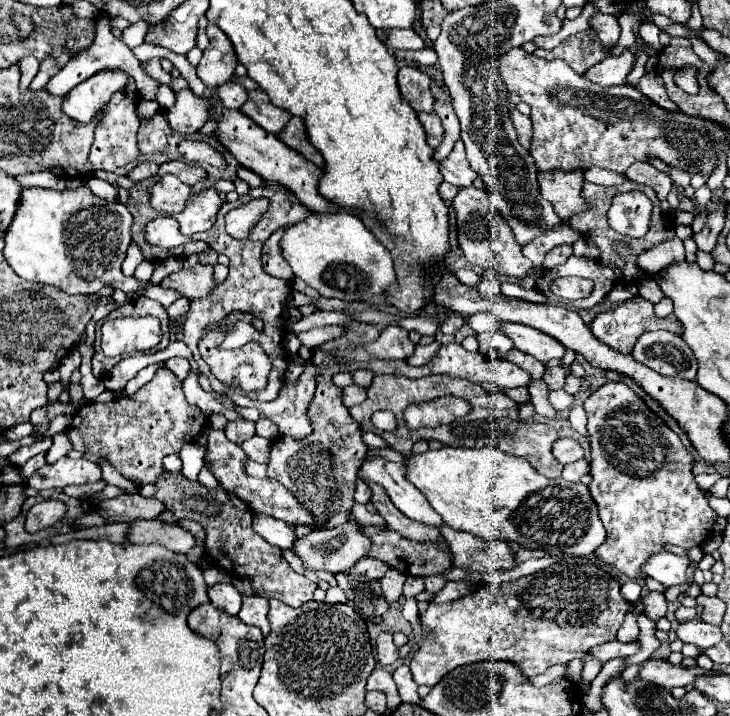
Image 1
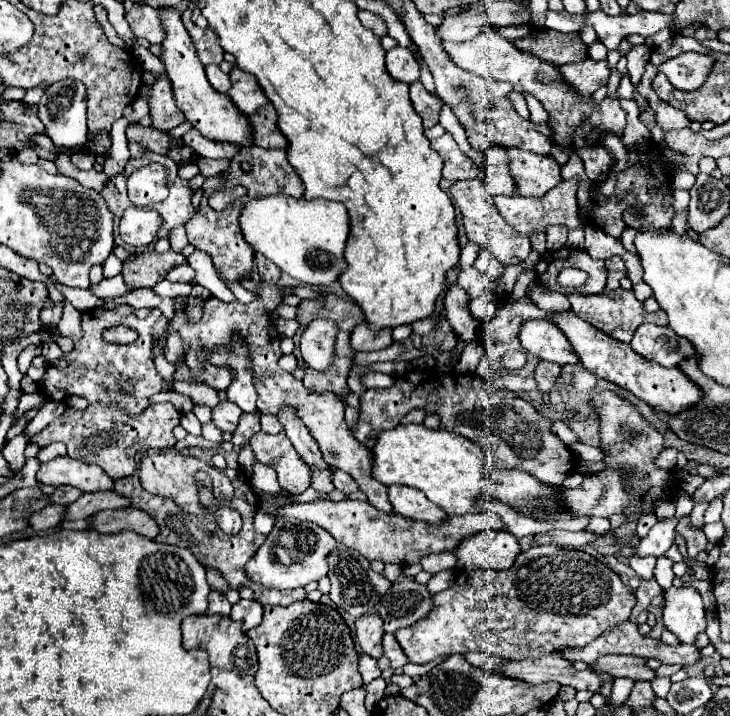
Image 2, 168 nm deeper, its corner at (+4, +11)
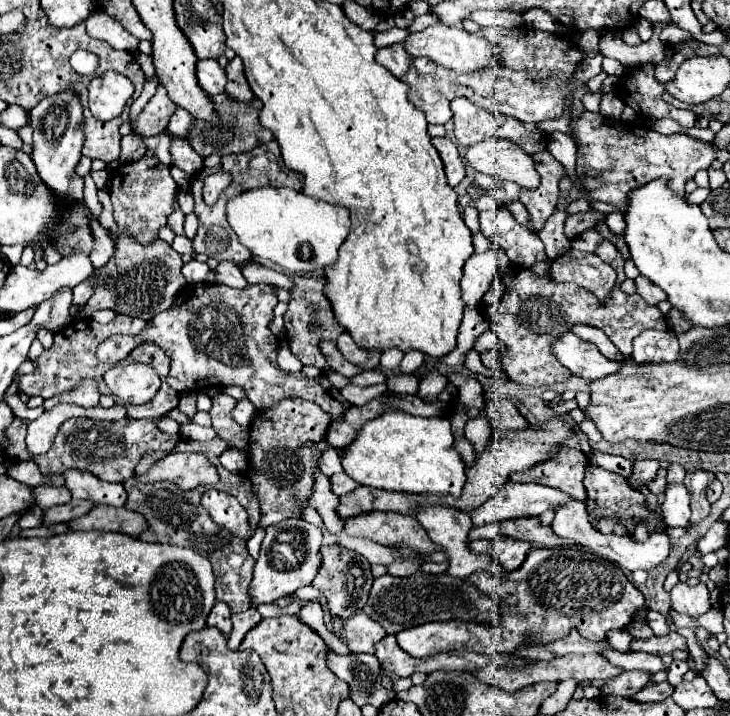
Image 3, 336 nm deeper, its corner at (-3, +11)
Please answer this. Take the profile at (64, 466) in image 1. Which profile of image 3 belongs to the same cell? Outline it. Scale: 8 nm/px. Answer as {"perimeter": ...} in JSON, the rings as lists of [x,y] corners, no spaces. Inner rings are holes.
{"perimeter":[[[67,471],[63,477],[67,479],[67,487],[73,493],[73,499],[89,499],[113,507],[123,507],[127,501],[127,493],[121,483],[99,481],[99,477],[79,471]]]}

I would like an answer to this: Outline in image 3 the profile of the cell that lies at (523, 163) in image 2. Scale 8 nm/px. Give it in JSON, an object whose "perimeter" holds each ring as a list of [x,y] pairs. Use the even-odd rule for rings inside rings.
{"perimeter":[[[485,139],[465,147],[463,159],[475,171],[501,181],[513,181],[527,189],[535,189],[535,185],[539,185],[539,175],[535,173],[531,155],[513,145],[509,139]]]}

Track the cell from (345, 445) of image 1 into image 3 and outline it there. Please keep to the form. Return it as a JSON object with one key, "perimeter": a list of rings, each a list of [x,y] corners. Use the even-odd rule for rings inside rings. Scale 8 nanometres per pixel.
{"perimeter":[[[291,275],[293,279],[293,287],[291,287],[291,301],[289,301],[289,309],[283,315],[285,319],[285,331],[289,337],[289,347],[291,353],[303,363],[303,365],[313,365],[317,369],[321,369],[323,373],[331,373],[331,369],[325,363],[325,357],[321,357],[319,353],[319,341],[321,339],[335,339],[343,333],[341,325],[337,325],[333,313],[331,313],[331,303],[327,301],[325,293],[323,293],[323,285],[325,279],[321,275],[311,275],[311,277],[299,277],[299,275]]]}

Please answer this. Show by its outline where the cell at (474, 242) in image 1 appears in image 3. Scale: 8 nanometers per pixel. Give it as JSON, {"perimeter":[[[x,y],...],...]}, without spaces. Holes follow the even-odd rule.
{"perimeter":[[[489,209],[479,213],[479,225],[483,235],[497,243],[513,265],[531,269],[539,261],[547,261],[541,239],[527,227],[519,225],[507,209]]]}

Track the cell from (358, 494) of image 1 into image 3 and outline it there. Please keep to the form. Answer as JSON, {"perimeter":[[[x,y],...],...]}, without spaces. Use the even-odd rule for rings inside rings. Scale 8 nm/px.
{"perimeter":[[[337,473],[337,475],[331,475],[331,491],[335,495],[347,495],[351,493],[353,489],[357,489],[359,483],[357,481],[351,481],[351,477],[347,477],[345,473]]]}

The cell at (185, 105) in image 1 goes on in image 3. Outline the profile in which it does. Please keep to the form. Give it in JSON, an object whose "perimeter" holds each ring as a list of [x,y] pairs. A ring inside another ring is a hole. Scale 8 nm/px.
{"perimeter":[[[159,85],[157,93],[143,107],[137,121],[135,123],[131,121],[131,131],[141,135],[141,137],[159,135],[159,133],[163,133],[167,129],[167,123],[169,123],[173,111],[175,111],[175,103],[169,99],[163,85]]]}

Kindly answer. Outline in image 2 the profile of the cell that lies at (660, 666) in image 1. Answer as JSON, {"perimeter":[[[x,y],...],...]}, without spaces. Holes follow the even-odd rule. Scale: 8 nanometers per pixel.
{"perimeter":[[[602,655],[594,663],[598,671],[610,673],[612,677],[628,677],[632,681],[654,681],[656,671],[646,665],[646,657],[636,655]]]}

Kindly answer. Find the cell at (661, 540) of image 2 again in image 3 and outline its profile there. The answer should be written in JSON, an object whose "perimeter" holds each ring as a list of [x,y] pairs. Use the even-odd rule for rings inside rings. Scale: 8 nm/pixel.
{"perimeter":[[[683,483],[667,485],[661,511],[663,511],[663,519],[667,527],[687,527],[689,525],[689,517],[691,517],[689,491]]]}

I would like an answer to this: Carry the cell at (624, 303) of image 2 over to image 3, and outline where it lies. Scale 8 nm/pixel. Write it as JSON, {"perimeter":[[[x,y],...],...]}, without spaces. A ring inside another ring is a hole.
{"perimeter":[[[505,267],[497,271],[483,303],[491,327],[499,335],[497,353],[503,359],[505,375],[515,383],[531,387],[549,387],[571,377],[569,369],[563,367],[555,355],[551,355],[551,345],[567,333],[571,325],[585,323],[599,327],[625,355],[631,353],[631,343],[641,331],[669,327],[659,307],[647,305],[639,295],[627,295],[615,287],[605,301],[599,301],[593,293],[575,283],[559,283],[547,275],[531,273],[531,269]]]}

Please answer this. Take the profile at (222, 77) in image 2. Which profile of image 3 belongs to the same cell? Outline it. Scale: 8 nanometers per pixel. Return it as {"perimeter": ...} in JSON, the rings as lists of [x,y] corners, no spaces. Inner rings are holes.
{"perimeter":[[[201,59],[201,61],[197,61],[195,75],[197,75],[199,87],[207,95],[219,95],[219,93],[223,93],[227,77],[225,77],[223,67],[219,67],[219,63],[215,59]]]}

